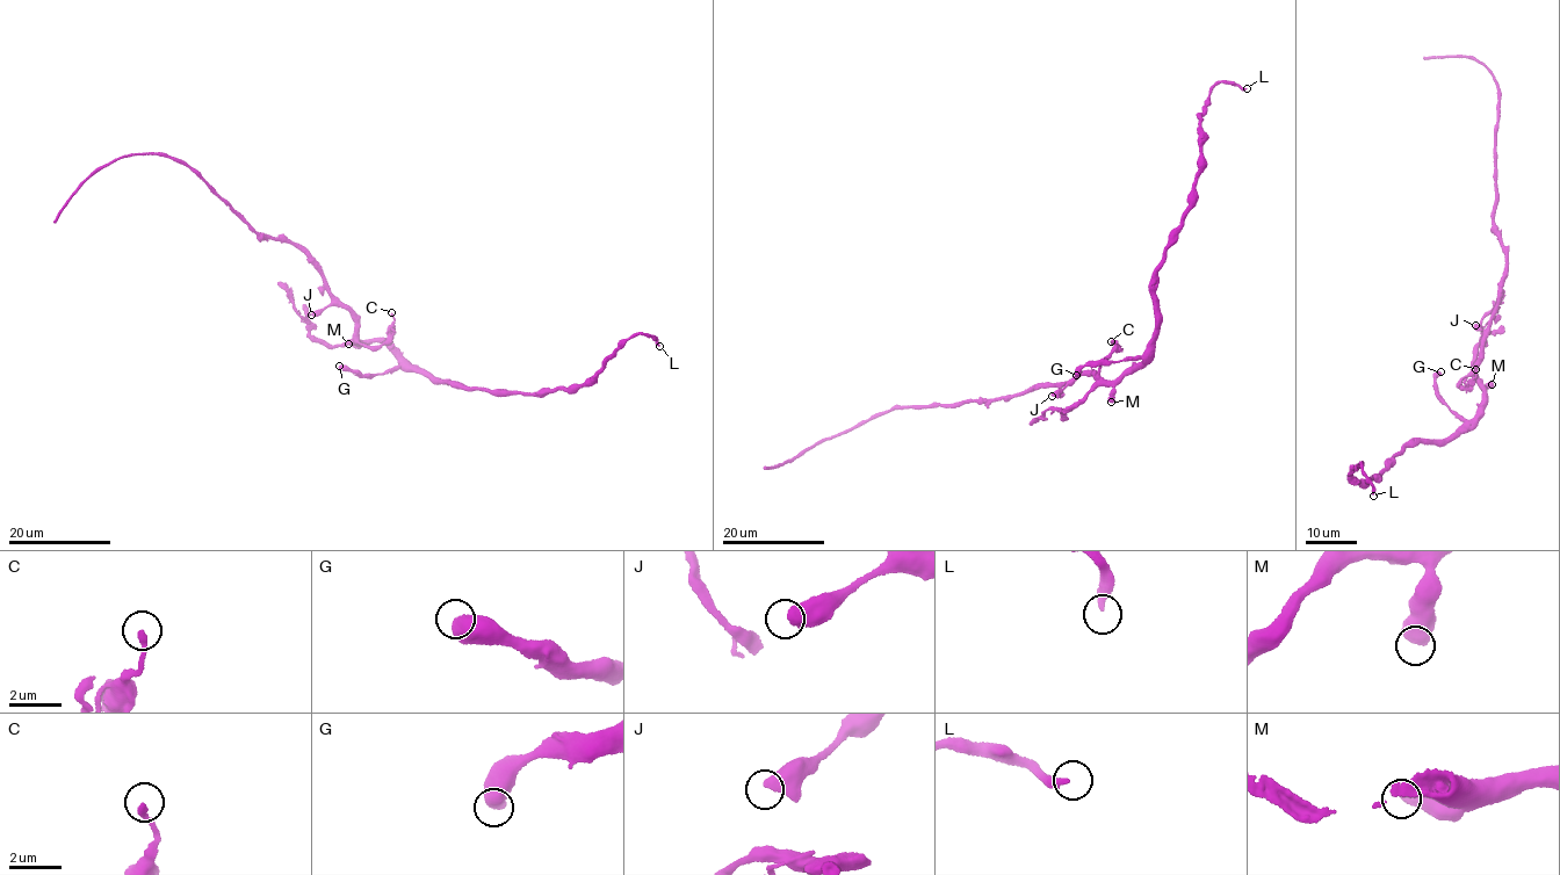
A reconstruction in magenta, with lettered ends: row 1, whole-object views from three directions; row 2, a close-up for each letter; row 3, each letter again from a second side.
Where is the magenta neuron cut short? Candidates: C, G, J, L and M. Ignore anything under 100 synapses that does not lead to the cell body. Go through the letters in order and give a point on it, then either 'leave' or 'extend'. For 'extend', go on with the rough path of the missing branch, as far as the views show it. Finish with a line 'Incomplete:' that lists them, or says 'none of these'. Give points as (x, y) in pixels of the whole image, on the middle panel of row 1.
C: (1111, 341) | leave
G: (1076, 375) | leave
J: (1052, 396) | leave
L: (1247, 88) | leave
M: (1111, 402) | leave
Incomplete: none of these

